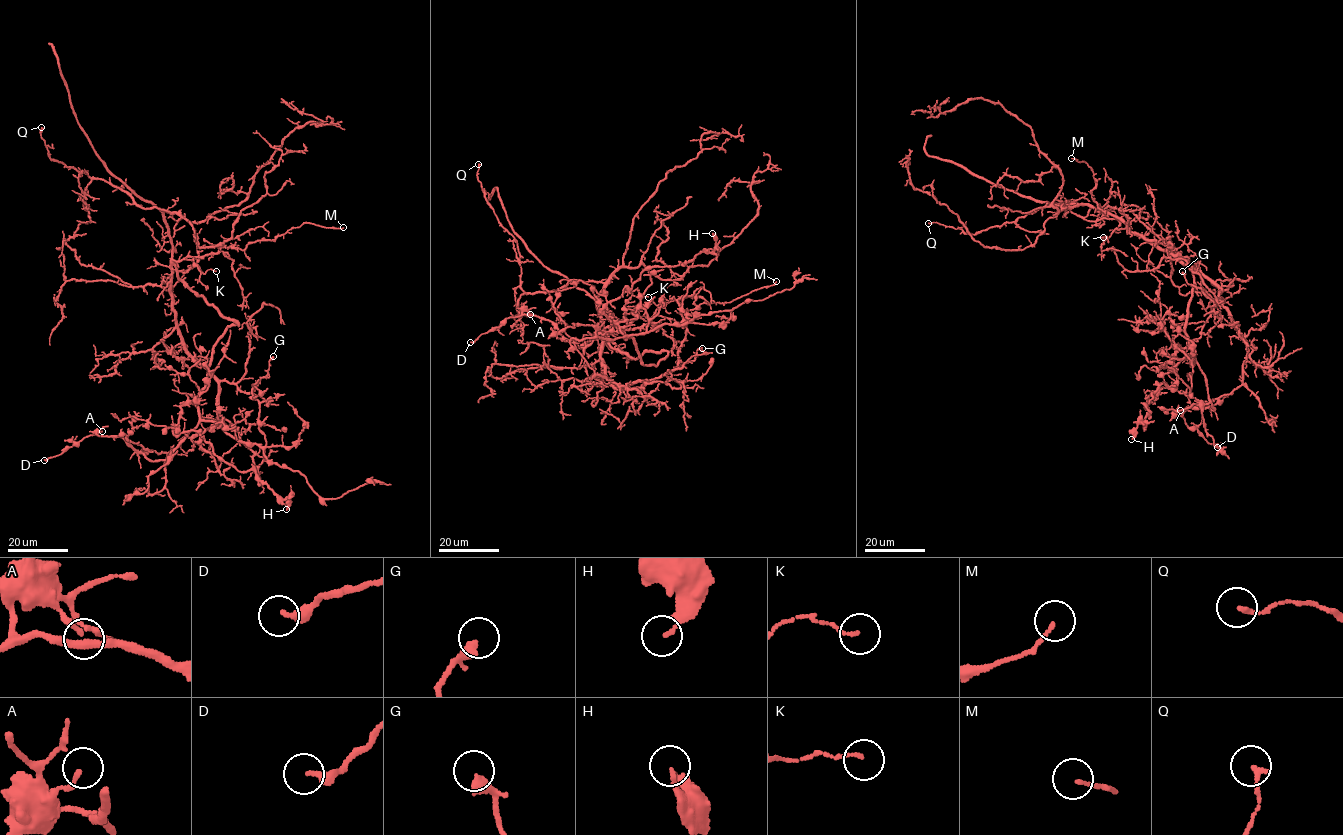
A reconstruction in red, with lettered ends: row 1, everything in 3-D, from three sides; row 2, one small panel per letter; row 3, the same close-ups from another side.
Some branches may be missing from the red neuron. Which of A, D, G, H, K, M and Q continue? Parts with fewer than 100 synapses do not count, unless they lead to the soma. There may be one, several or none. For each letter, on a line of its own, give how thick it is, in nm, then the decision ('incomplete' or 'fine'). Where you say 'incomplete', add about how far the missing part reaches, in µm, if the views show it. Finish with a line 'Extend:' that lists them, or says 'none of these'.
A: 200 nm | fine
D: 300 nm | fine
G: 280 nm | fine
H: 160 nm | fine
K: 110 nm | fine
M: 130 nm | fine
Q: 170 nm | fine
Extend: none of these

